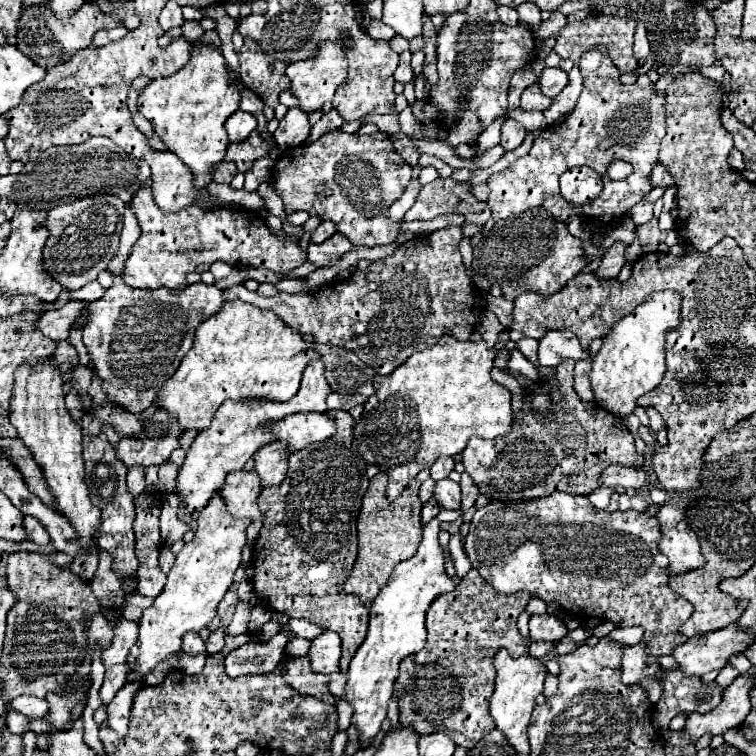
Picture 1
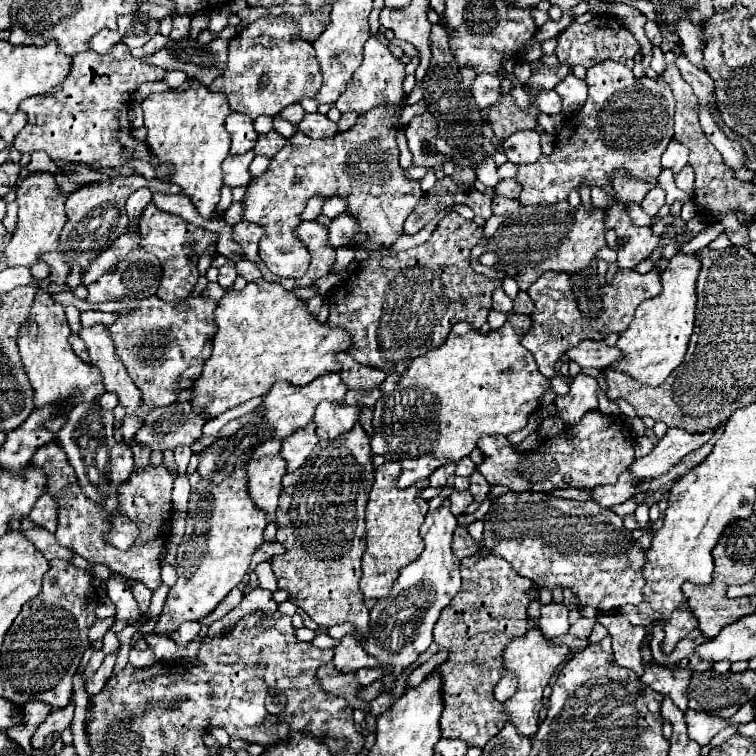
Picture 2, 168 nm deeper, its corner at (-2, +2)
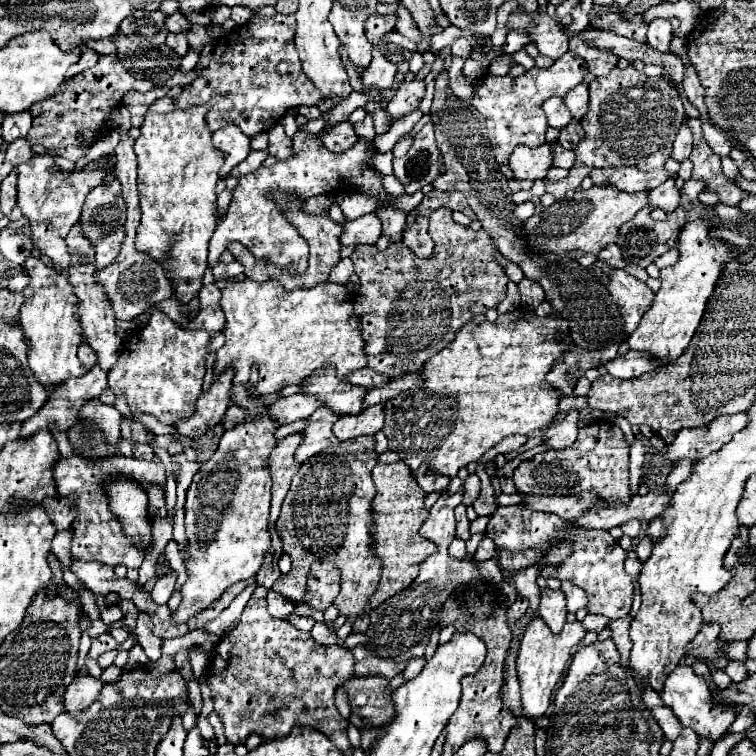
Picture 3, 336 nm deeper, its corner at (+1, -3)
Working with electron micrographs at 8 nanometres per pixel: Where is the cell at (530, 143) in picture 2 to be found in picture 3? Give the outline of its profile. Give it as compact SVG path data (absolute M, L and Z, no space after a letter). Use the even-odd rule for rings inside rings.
M517 146L513 156L509 158L509 166L519 180L543 180L547 176L547 170L553 166L553 146Z

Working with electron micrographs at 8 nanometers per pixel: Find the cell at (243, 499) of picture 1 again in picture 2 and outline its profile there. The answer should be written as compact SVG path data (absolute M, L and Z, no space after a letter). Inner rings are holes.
M280 455L262 457L258 461L246 463L248 475L248 495L256 507L266 513L268 523L276 519L278 497L282 491L282 477L284 477L284 459Z

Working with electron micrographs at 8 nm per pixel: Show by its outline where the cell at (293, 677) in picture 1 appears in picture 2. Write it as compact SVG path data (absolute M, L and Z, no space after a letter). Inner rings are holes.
M326 663L316 671L316 677L318 677L322 691L336 695L336 697L344 697L352 709L368 711L368 703L364 703L356 697L360 683L356 681L354 673L338 673L338 671L334 671L332 663Z

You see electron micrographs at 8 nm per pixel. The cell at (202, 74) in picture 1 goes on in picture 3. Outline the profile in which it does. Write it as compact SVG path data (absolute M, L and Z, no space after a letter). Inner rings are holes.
M205 106L173 110L169 114L147 112L141 136L135 142L141 198L141 224L135 248L163 266L173 294L181 304L189 304L203 286L203 272L209 266L207 246L217 226L215 184L223 156L211 144L205 114Z

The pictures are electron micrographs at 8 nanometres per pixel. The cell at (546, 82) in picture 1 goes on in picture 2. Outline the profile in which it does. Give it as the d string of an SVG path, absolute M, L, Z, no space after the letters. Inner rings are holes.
M566 75L554 87L554 91L562 99L562 113L576 113L576 111L580 111L580 107L584 105L584 101L588 97L586 83L582 79L578 79L576 75Z

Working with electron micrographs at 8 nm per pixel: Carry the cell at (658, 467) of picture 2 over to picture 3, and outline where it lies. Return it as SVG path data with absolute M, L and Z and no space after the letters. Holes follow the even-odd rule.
M739 412L733 416L717 416L717 420L711 420L707 426L701 428L683 428L675 436L675 442L667 448L665 458L671 462L681 458L701 460L711 452L717 452L723 444L727 444L733 434L745 428L747 422L747 412Z

